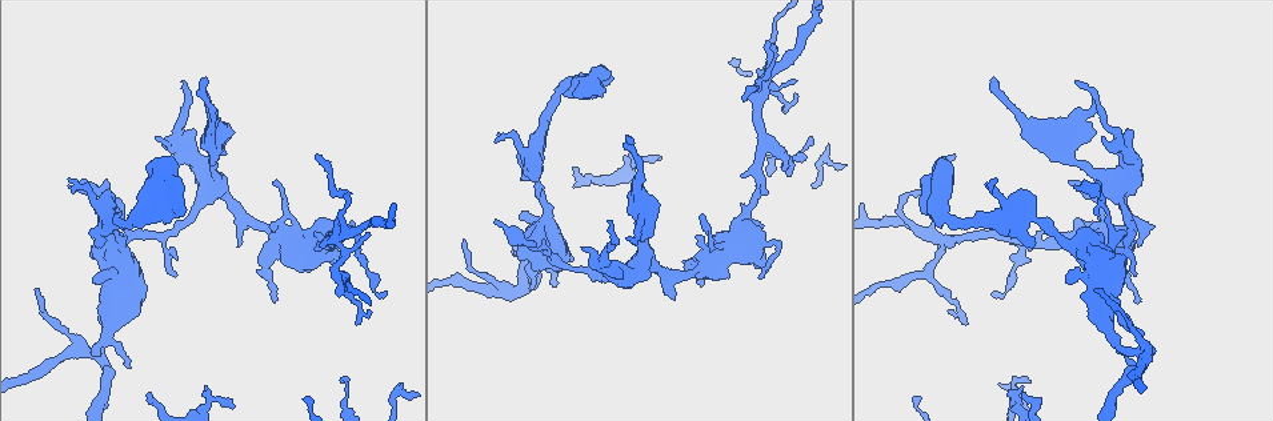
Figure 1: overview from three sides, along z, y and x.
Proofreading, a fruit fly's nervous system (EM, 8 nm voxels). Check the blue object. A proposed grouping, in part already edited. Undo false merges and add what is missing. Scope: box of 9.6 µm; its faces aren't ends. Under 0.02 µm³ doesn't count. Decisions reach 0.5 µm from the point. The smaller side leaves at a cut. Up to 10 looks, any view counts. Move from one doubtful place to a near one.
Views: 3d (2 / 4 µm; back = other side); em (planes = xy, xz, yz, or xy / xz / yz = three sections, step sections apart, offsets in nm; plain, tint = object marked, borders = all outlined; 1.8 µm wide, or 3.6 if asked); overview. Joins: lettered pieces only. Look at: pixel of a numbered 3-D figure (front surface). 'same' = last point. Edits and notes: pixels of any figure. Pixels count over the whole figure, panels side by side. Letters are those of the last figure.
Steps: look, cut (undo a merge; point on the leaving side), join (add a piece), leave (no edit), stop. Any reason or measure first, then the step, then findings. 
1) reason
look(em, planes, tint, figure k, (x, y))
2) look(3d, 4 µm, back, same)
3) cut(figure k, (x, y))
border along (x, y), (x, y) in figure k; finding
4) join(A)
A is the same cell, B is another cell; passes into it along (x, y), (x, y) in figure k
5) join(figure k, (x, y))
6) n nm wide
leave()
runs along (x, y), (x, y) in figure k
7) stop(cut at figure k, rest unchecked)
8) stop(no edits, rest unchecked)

branch stops here
look(em, xz, step 4, tint, figure 1, (574, 169))

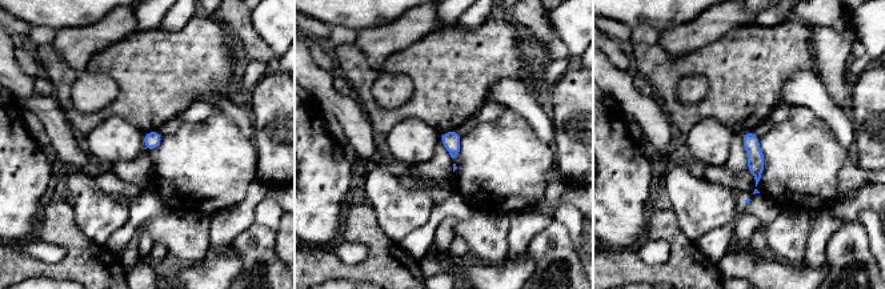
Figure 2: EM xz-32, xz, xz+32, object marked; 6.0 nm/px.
what lies round it
look(em, xz, step 4, borders, same)

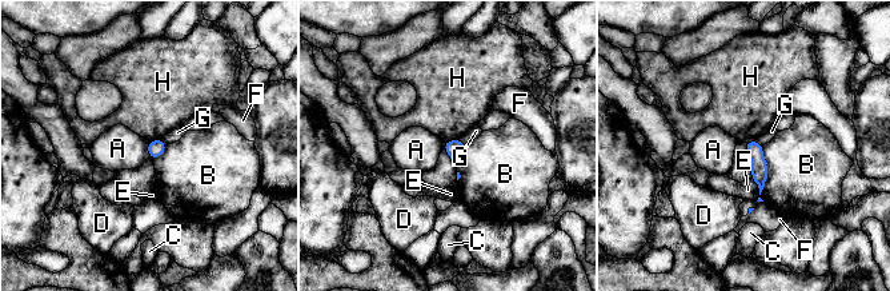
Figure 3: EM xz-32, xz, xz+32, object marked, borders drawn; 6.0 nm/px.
leave()
A, B, C, D, E, F, G and H are other cells; border along (147, 140), (147, 154), (149, 156) in figure 3; none of them fits

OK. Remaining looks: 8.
arms part here
look(3d, 2 µm, figure 1, (1001, 236))

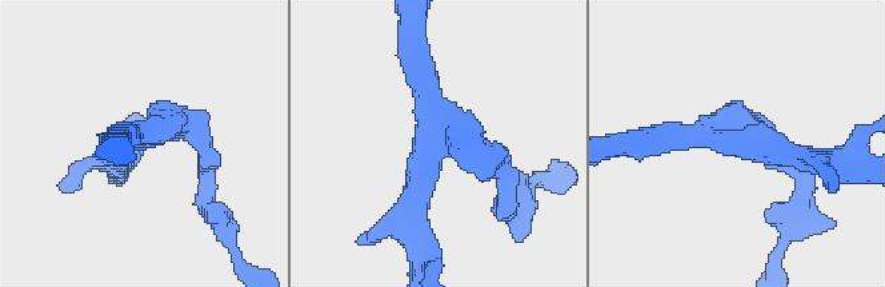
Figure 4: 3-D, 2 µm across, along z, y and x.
3 arms; now the EM
look(em, yz, step 16, tint, figure 4, (135, 132))

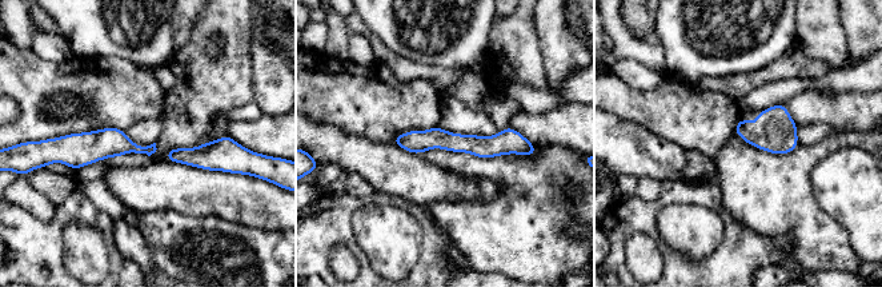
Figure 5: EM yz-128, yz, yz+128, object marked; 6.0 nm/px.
another direction
look(em, planes, borders, same)

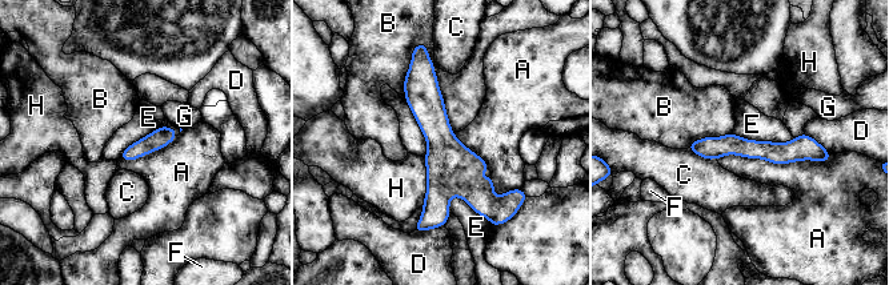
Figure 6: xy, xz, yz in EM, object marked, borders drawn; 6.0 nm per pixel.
leave()
A, B, C, D, E, F, G and H are other cells; border along (733, 131), (757, 140), (795, 137) in figure 6; all the same cell

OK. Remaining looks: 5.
sudden change in width
look(em, xy, step 16, plain, figure 1, (214, 171))

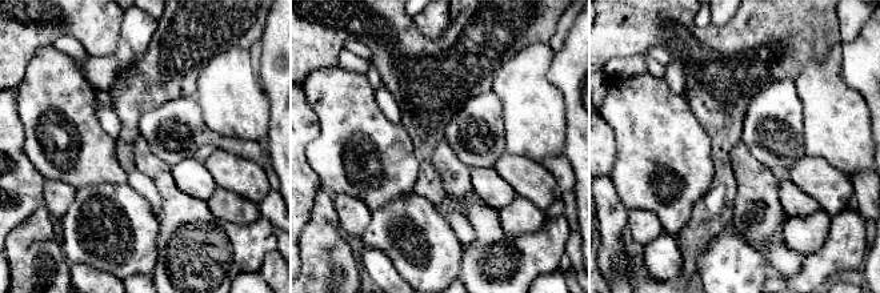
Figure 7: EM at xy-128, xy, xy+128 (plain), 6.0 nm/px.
look(em, xy, step 16, tint, same)

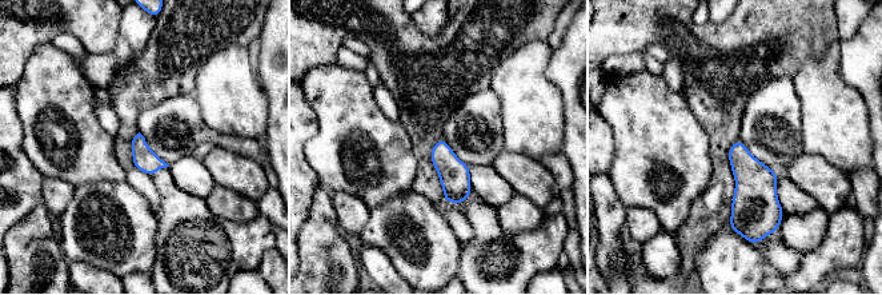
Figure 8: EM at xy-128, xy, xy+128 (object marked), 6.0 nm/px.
look(em, xy, step 16, borders, same)

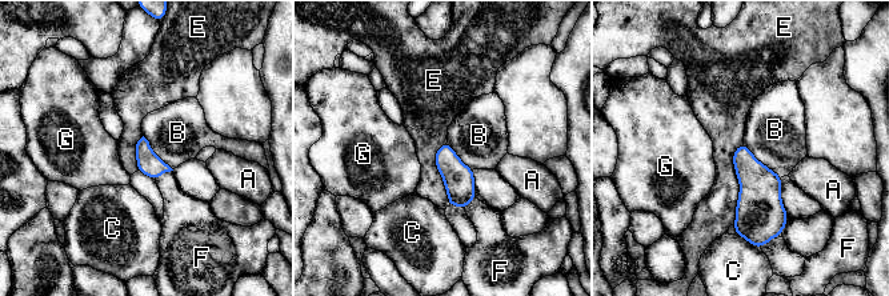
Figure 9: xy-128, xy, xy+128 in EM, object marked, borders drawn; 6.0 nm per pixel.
leave()
A, B, C, E, F and G are other cells; border along (743, 142), (732, 224) in figure 9; one cell here

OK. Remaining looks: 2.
free end
look(3d, 4 µm, figure 1, (1141, 331))

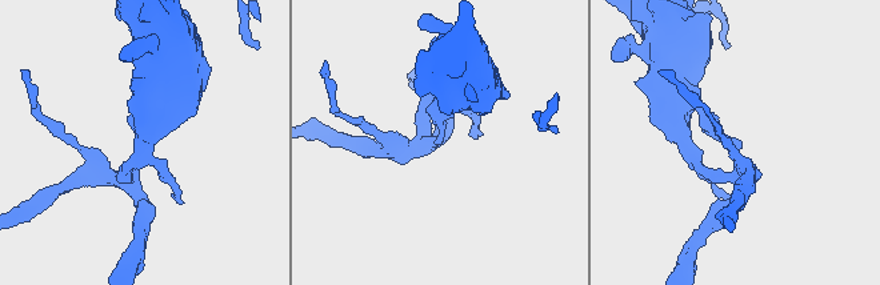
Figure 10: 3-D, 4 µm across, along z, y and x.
now the EM
look(em, planes, borders, figure 10, (435, 142))

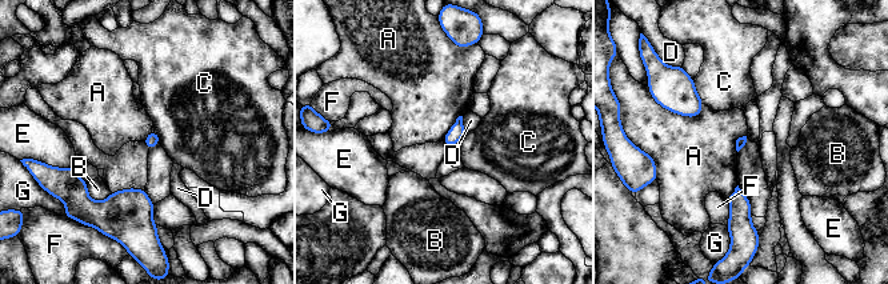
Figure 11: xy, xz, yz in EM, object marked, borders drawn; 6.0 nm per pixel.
leave()
A, B, C, D, E, F and G are other cells; border along (659, 104), (684, 116), (703, 108) in figure 11; none of them fits

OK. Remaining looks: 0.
stop(no edits, rest unchecked)

